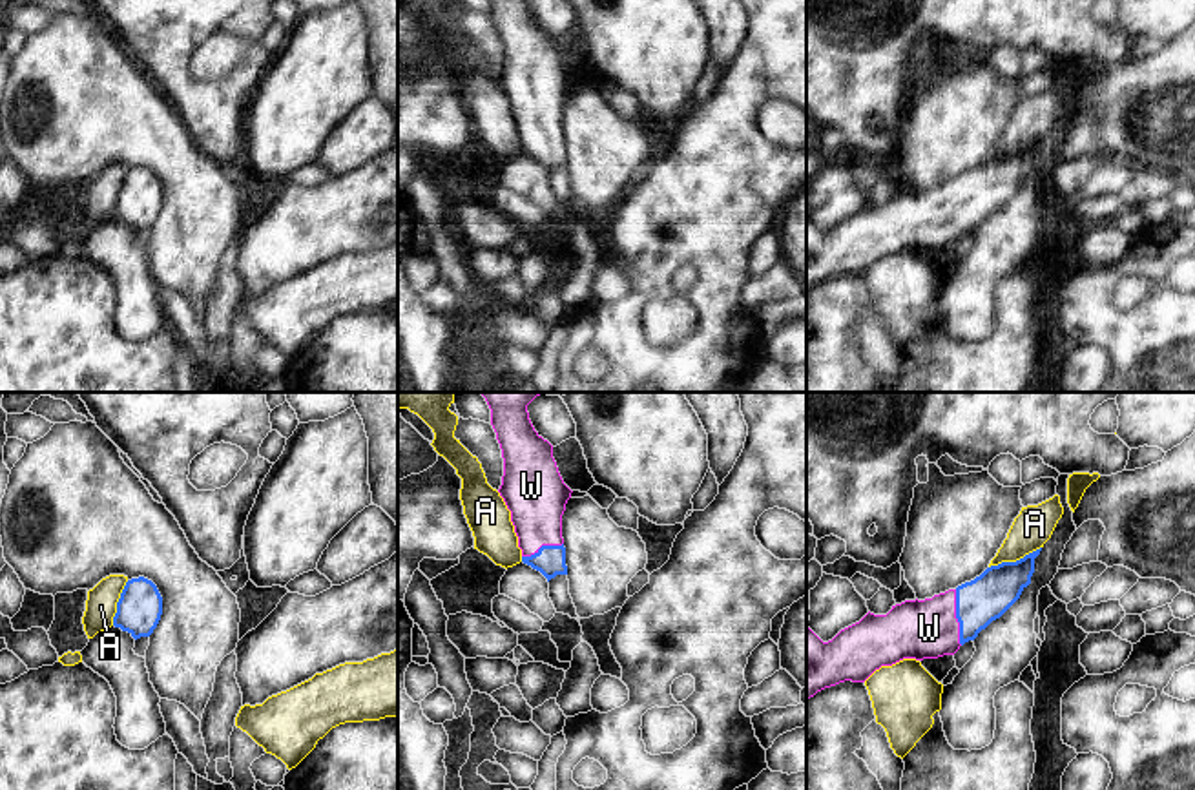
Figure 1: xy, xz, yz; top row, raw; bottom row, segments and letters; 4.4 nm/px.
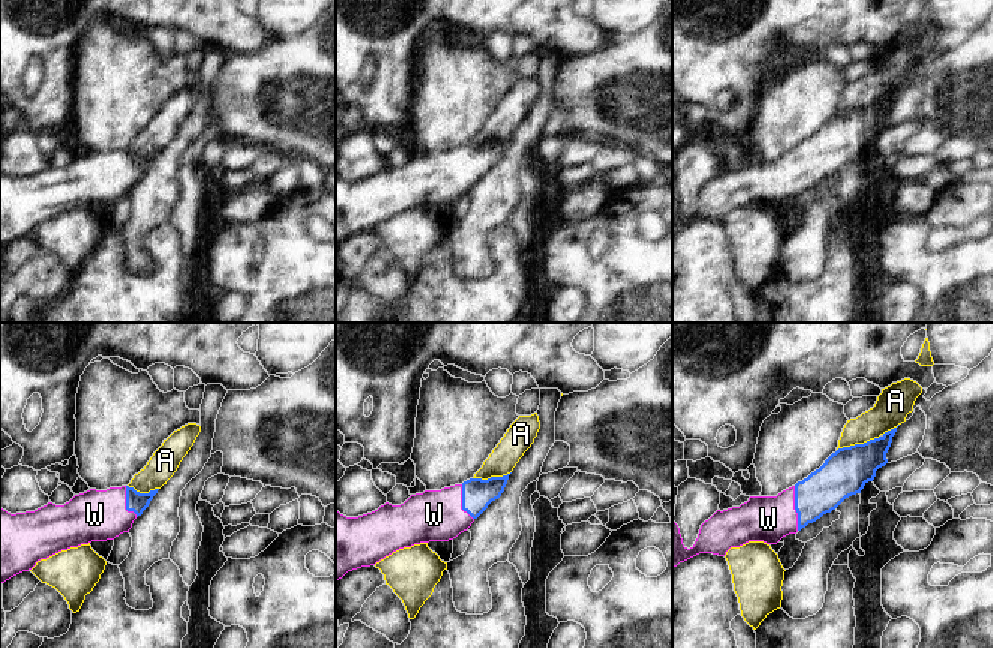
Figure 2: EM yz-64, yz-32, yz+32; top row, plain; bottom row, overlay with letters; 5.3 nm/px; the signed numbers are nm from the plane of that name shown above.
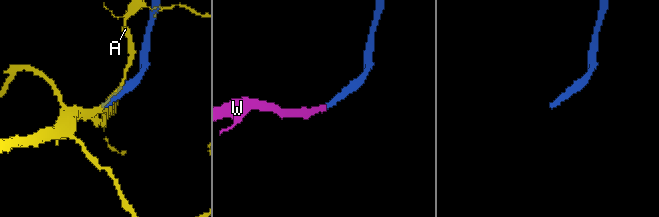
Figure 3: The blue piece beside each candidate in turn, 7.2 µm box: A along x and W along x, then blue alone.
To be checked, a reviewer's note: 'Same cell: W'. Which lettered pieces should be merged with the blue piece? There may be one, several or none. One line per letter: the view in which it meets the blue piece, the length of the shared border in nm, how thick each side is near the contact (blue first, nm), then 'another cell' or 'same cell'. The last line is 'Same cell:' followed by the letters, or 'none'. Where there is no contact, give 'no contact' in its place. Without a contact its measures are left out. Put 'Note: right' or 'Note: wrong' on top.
Note: right
A: yz | 260 nm | 200/170 nm | another cell
W: yz | 260 nm | 200/260 nm | same cell
Same cell: W

